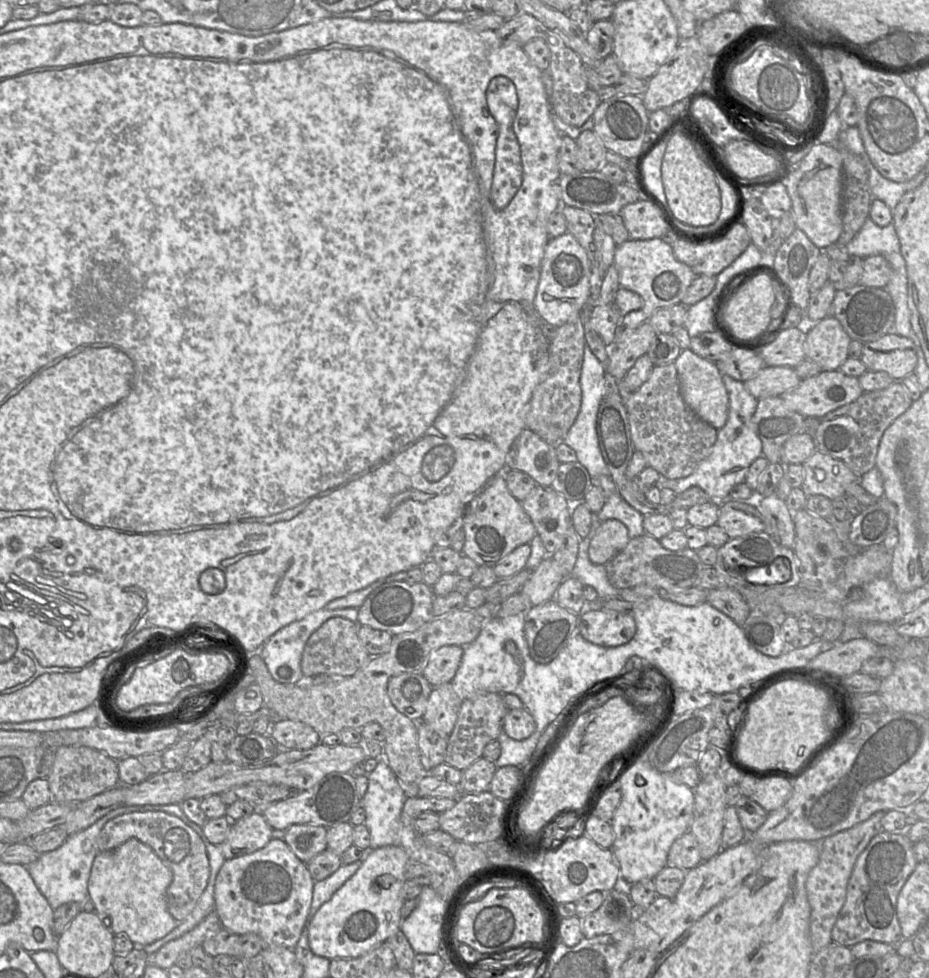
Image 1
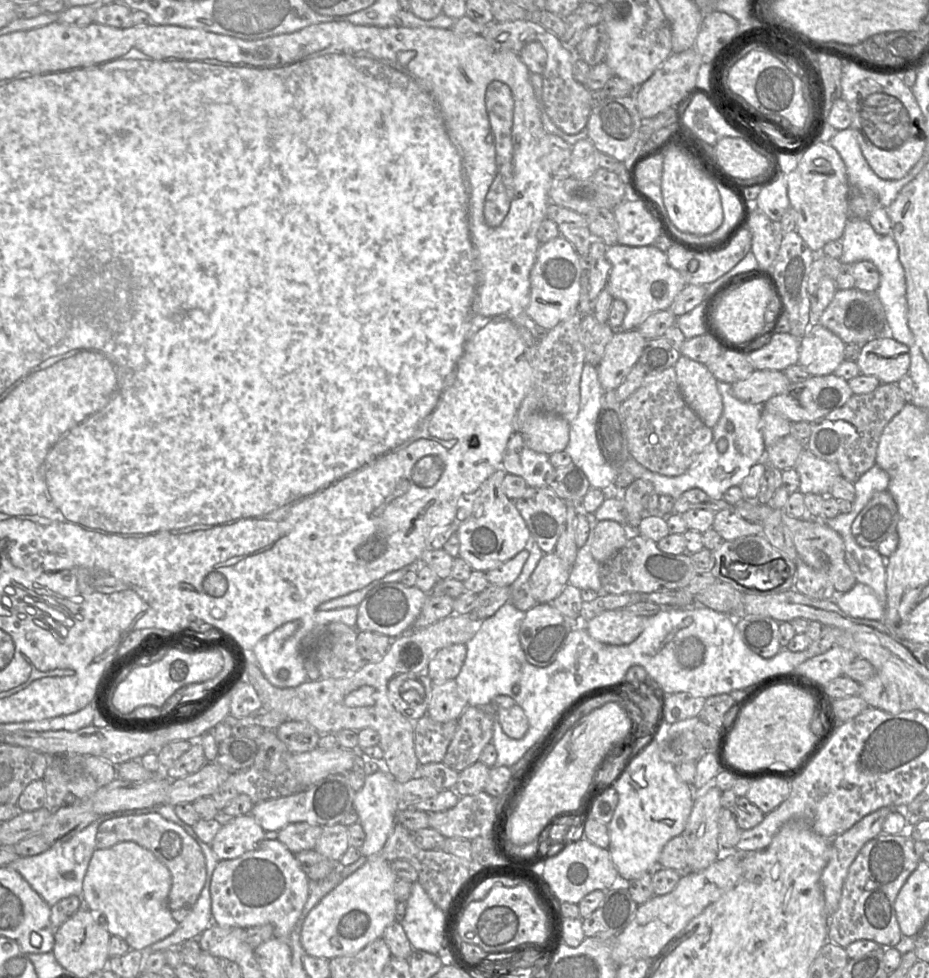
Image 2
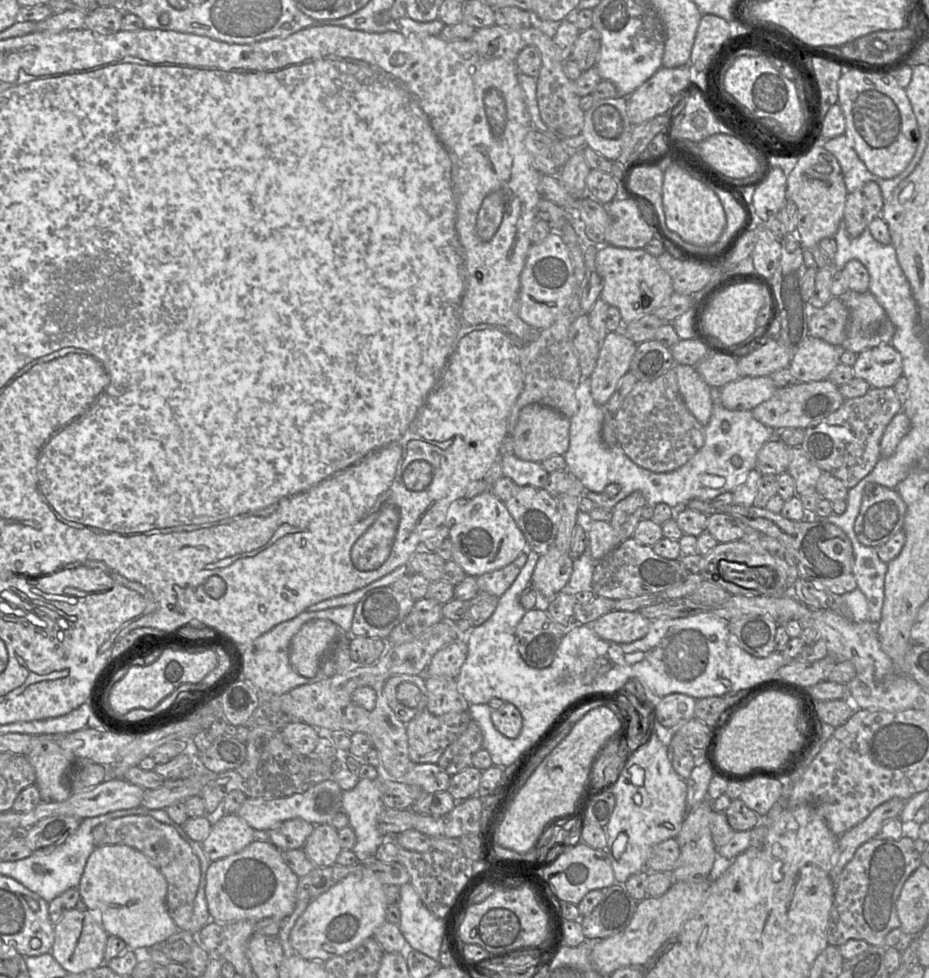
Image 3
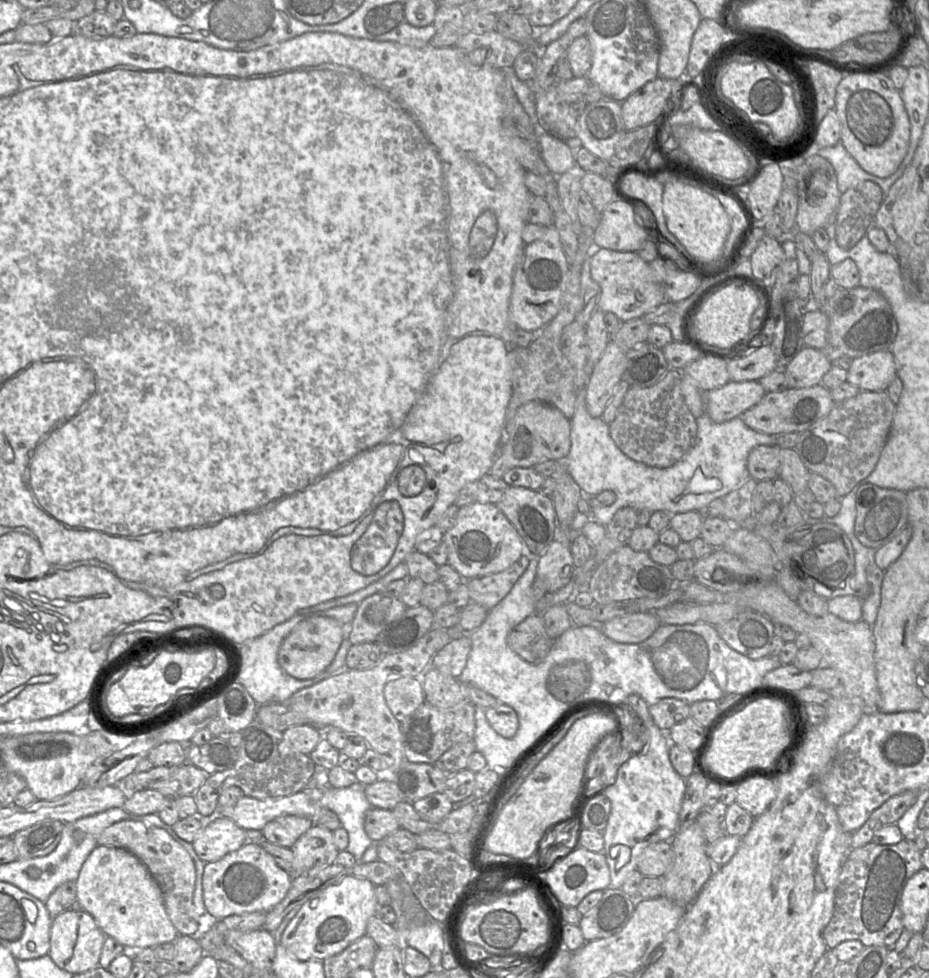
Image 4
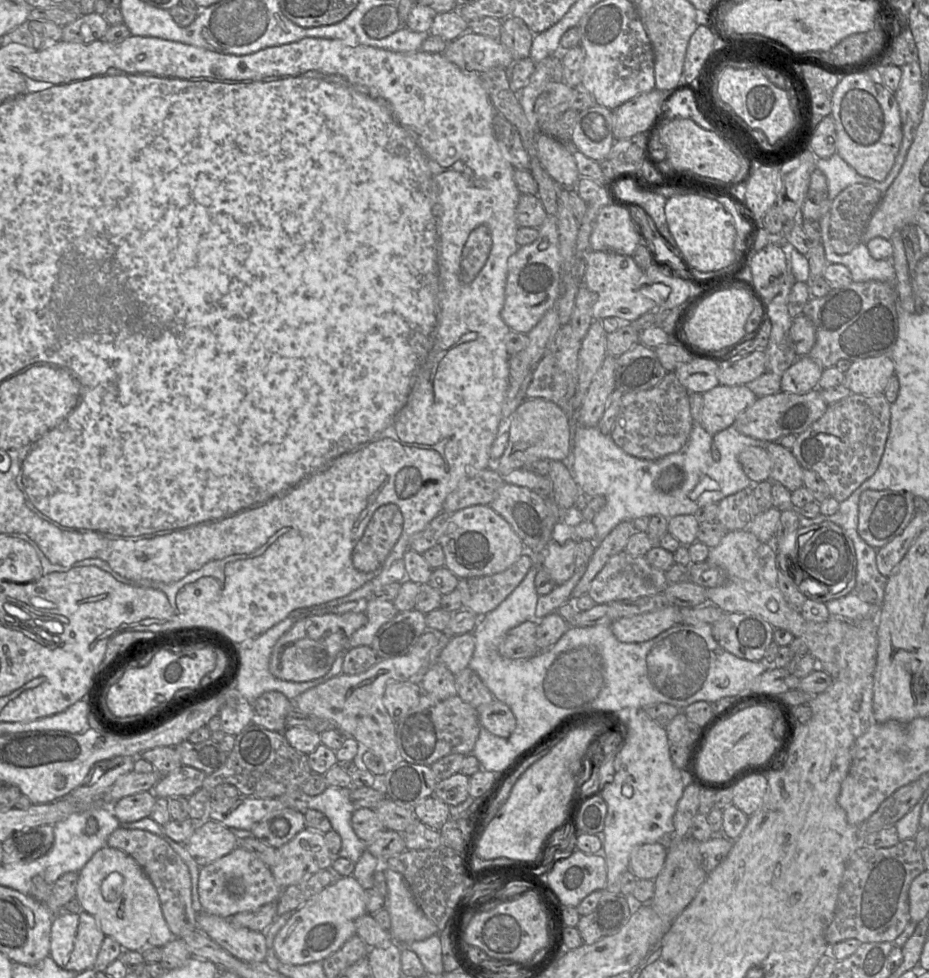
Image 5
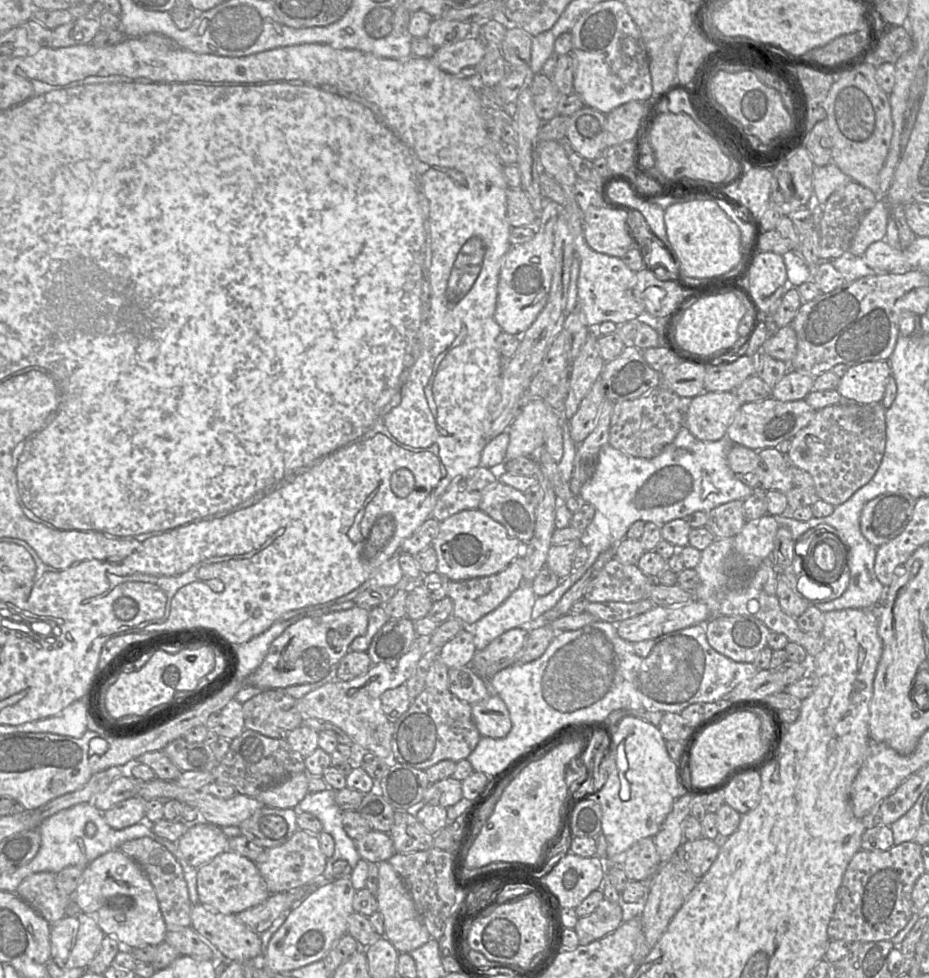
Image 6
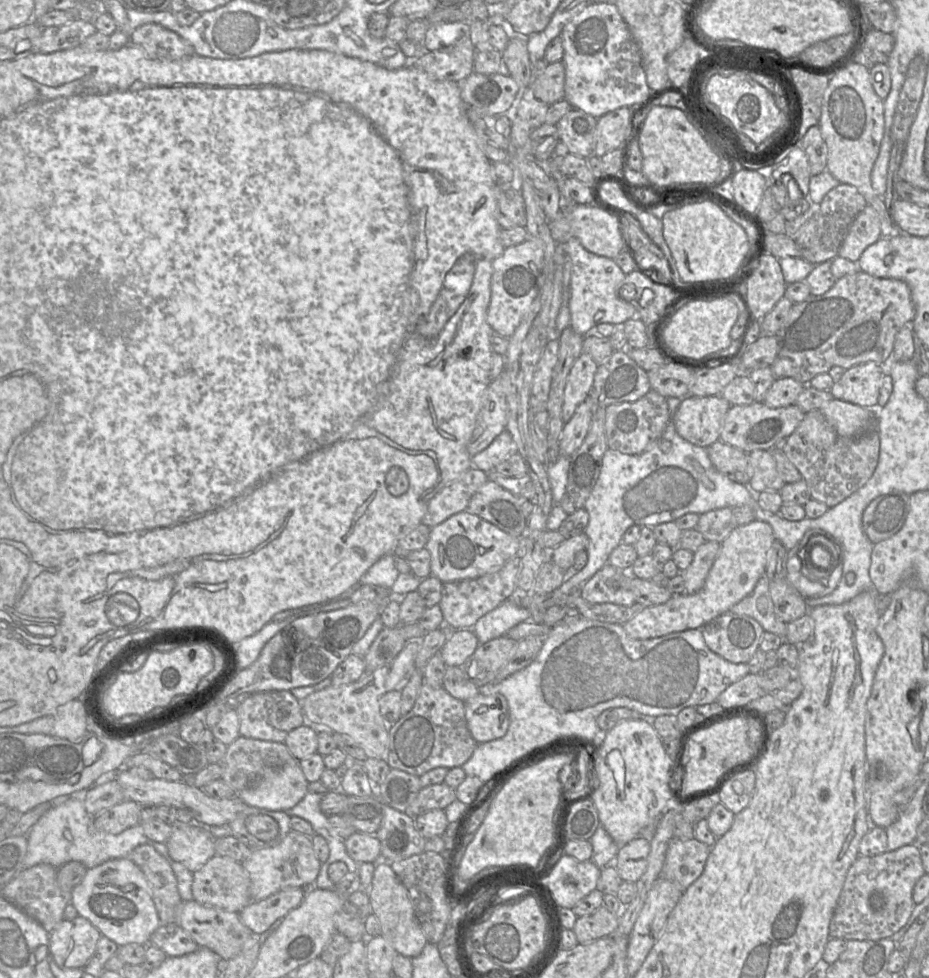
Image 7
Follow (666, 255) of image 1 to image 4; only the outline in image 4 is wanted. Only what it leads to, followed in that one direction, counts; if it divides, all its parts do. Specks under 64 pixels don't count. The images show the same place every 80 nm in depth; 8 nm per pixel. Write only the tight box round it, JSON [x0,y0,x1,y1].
[587,248,665,322]

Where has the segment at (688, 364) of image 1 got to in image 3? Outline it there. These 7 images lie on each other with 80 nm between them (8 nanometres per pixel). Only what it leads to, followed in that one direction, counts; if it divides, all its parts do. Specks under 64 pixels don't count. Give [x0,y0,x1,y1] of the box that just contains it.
[674,364,713,426]

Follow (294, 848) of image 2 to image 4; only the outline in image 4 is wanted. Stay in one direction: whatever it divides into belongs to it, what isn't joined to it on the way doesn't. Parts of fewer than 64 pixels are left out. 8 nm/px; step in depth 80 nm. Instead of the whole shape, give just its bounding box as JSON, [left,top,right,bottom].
[261,815,313,848]

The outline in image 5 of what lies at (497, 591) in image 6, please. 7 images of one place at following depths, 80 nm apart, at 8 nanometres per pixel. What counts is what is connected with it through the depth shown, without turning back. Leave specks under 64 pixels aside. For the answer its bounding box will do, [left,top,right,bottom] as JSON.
[456,553,532,616]

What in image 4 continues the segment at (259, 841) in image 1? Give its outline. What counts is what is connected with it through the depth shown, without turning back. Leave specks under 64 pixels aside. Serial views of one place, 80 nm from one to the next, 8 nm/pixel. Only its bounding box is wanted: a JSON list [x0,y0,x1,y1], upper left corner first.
[192,814,246,863]

